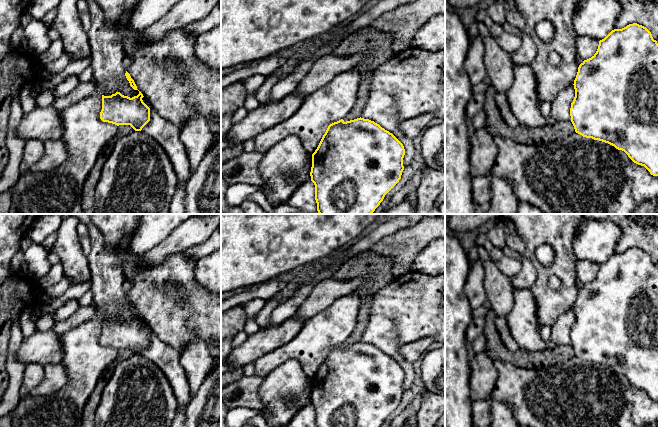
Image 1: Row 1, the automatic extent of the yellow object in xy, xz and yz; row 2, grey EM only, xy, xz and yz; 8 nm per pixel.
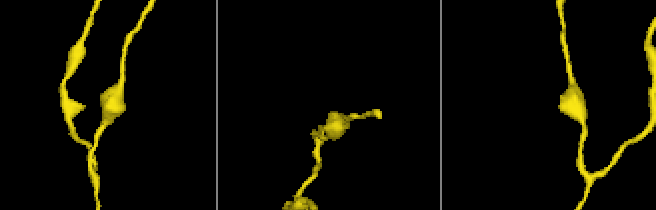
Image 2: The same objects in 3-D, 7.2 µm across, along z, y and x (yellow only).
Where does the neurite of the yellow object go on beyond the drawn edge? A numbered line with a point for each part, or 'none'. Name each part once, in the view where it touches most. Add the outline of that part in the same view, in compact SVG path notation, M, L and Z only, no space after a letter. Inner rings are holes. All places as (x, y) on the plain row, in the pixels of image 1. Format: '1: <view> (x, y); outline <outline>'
none

